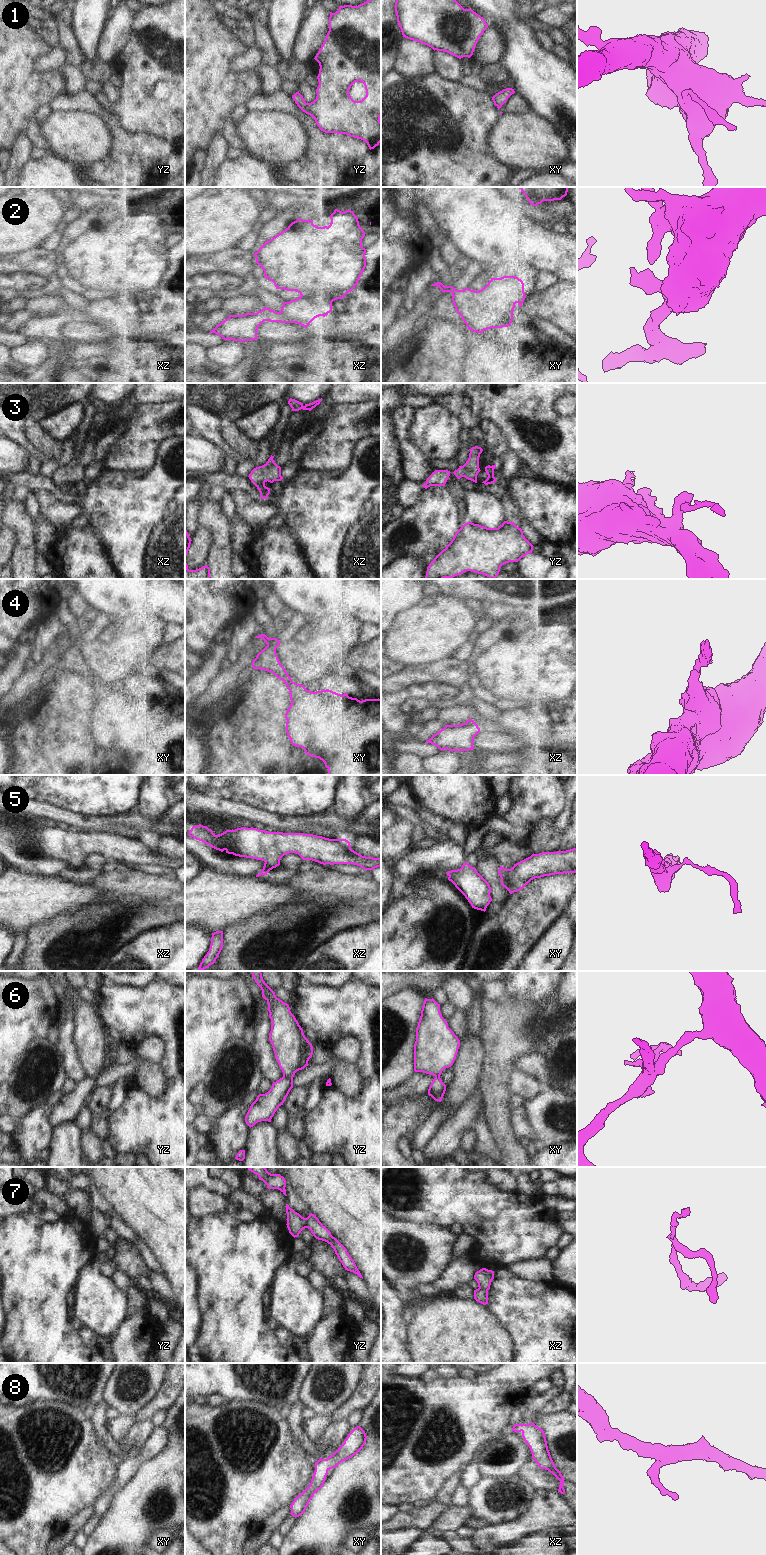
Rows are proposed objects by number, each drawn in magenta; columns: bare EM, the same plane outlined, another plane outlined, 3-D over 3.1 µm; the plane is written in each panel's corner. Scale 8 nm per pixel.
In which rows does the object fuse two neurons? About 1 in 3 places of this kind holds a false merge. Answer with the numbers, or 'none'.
4, 6

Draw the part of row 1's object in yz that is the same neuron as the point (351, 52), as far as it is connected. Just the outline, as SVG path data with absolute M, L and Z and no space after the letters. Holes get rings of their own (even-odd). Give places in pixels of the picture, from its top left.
M367 0L366 2L358 6L339 6L339 9L335 13L330 12L329 31L326 35L325 41L323 42L314 59L319 63L320 66L319 74L317 76L319 85L316 89L316 99L311 103L306 103L305 99L298 91L294 95L292 95L292 98L297 106L303 112L314 118L317 126L321 131L325 133L346 134L350 137L361 139L367 143L370 150L374 149L381 142L381 0ZM357 81L362 82L366 90L366 96L361 101L354 101L349 95L349 90L351 86Z

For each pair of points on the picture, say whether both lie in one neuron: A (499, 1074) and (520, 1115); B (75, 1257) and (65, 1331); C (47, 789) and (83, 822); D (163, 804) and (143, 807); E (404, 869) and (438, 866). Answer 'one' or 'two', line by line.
A: two
B: one
C: two
D: one
E: one

